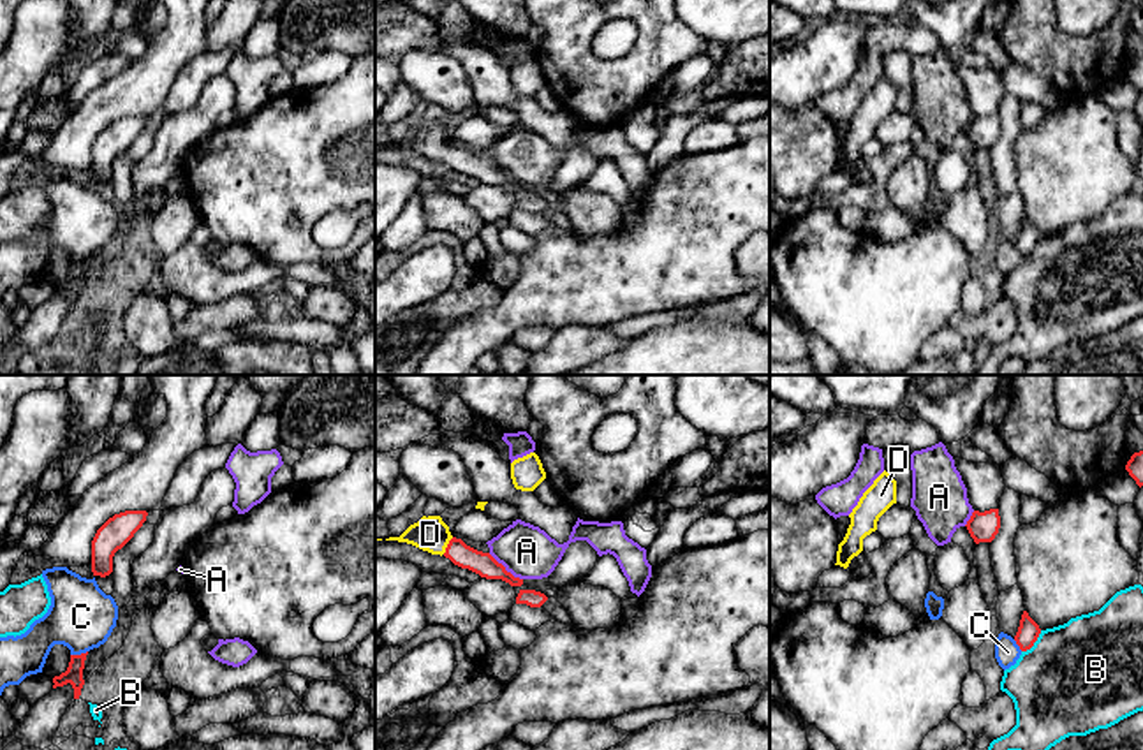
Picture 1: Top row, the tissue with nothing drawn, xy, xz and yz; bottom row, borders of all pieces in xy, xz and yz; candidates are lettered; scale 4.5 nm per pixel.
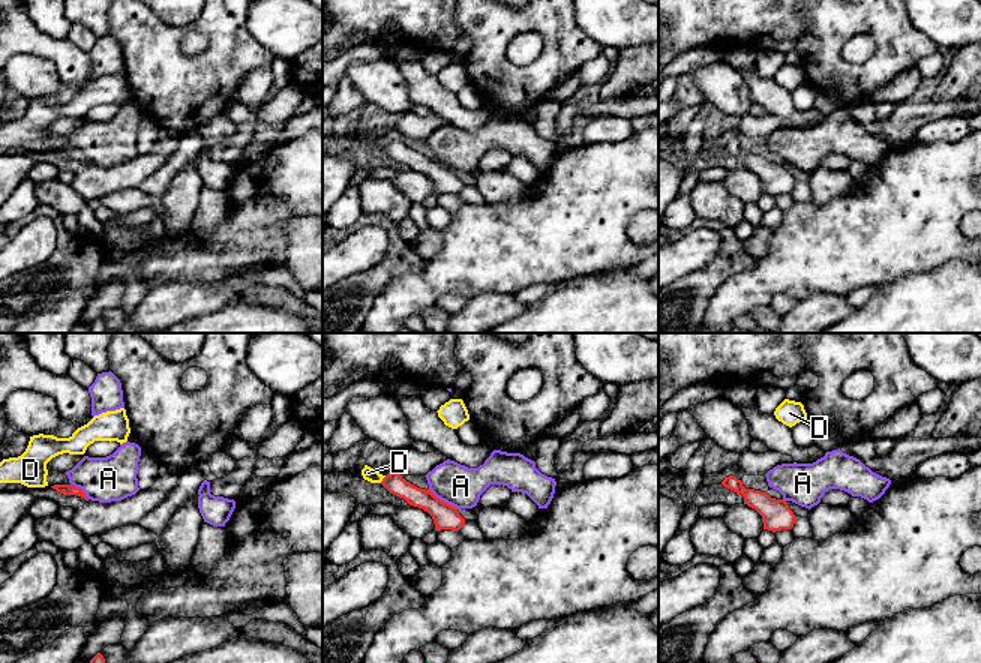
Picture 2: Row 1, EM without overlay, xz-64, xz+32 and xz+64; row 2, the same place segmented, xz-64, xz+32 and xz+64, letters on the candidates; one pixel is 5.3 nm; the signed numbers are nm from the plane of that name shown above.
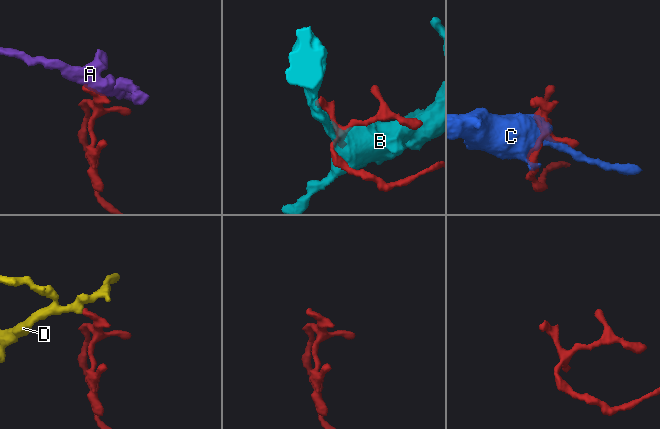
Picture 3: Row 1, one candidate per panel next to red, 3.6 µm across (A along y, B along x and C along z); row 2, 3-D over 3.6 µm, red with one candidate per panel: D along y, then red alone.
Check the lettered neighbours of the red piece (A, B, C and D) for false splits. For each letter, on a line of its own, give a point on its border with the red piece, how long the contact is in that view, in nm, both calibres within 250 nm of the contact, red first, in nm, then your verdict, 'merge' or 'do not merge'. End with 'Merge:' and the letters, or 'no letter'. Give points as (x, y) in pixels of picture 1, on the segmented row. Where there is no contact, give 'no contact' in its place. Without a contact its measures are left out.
A: xz (504, 569) | 200 nm | 110/240 nm | do not merge
B: yz (1034, 641) | 140 nm | 100/500 nm | do not merge
C: xy (78, 655) | 80 nm | 80/300 nm | do not merge
D: xz (448, 546) | 90 nm | 110/160 nm | merge
Merge: D

